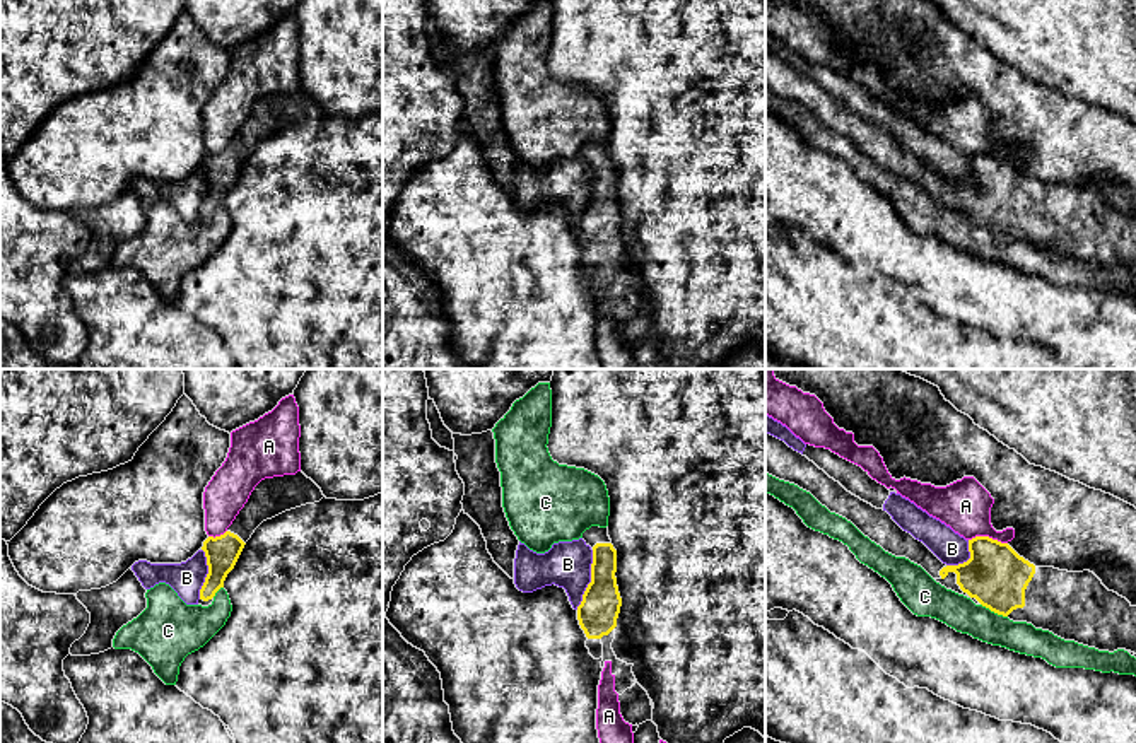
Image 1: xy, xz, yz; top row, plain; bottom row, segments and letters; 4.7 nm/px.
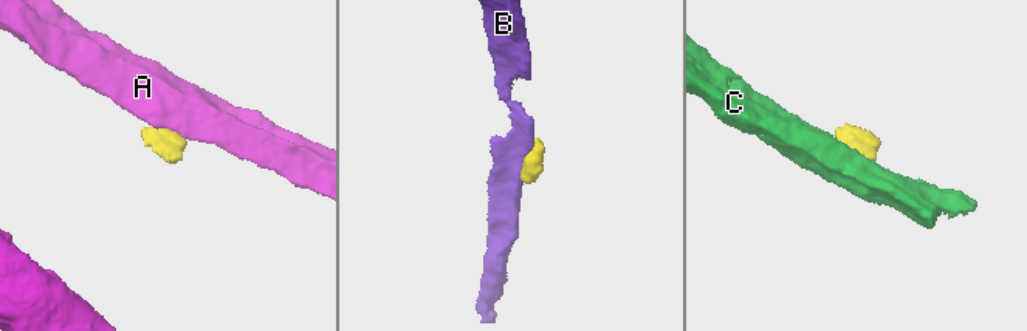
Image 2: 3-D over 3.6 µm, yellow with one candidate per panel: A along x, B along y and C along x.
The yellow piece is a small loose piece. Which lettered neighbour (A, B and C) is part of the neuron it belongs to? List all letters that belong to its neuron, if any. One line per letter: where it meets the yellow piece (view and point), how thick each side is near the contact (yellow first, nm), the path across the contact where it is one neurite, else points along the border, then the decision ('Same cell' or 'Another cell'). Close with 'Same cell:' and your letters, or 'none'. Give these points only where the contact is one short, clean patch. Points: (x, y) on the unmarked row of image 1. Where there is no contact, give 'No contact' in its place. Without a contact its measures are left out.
A: Touches yellow at yz (988, 154). Thickness 300 nm (yellow) against 240 nm. Boundary: yz (969, 156), (991, 154), (1007, 161). Another cell
B: Touches yellow at xz (591, 197). Thickness 190 nm (yellow) against 220 nm. Another cell
C: Touches yellow at yz (995, 229). Thickness 300 nm (yellow) against 160 nm. Boundary: yz (981, 221), (1007, 234). Another cell
Same cell: none

